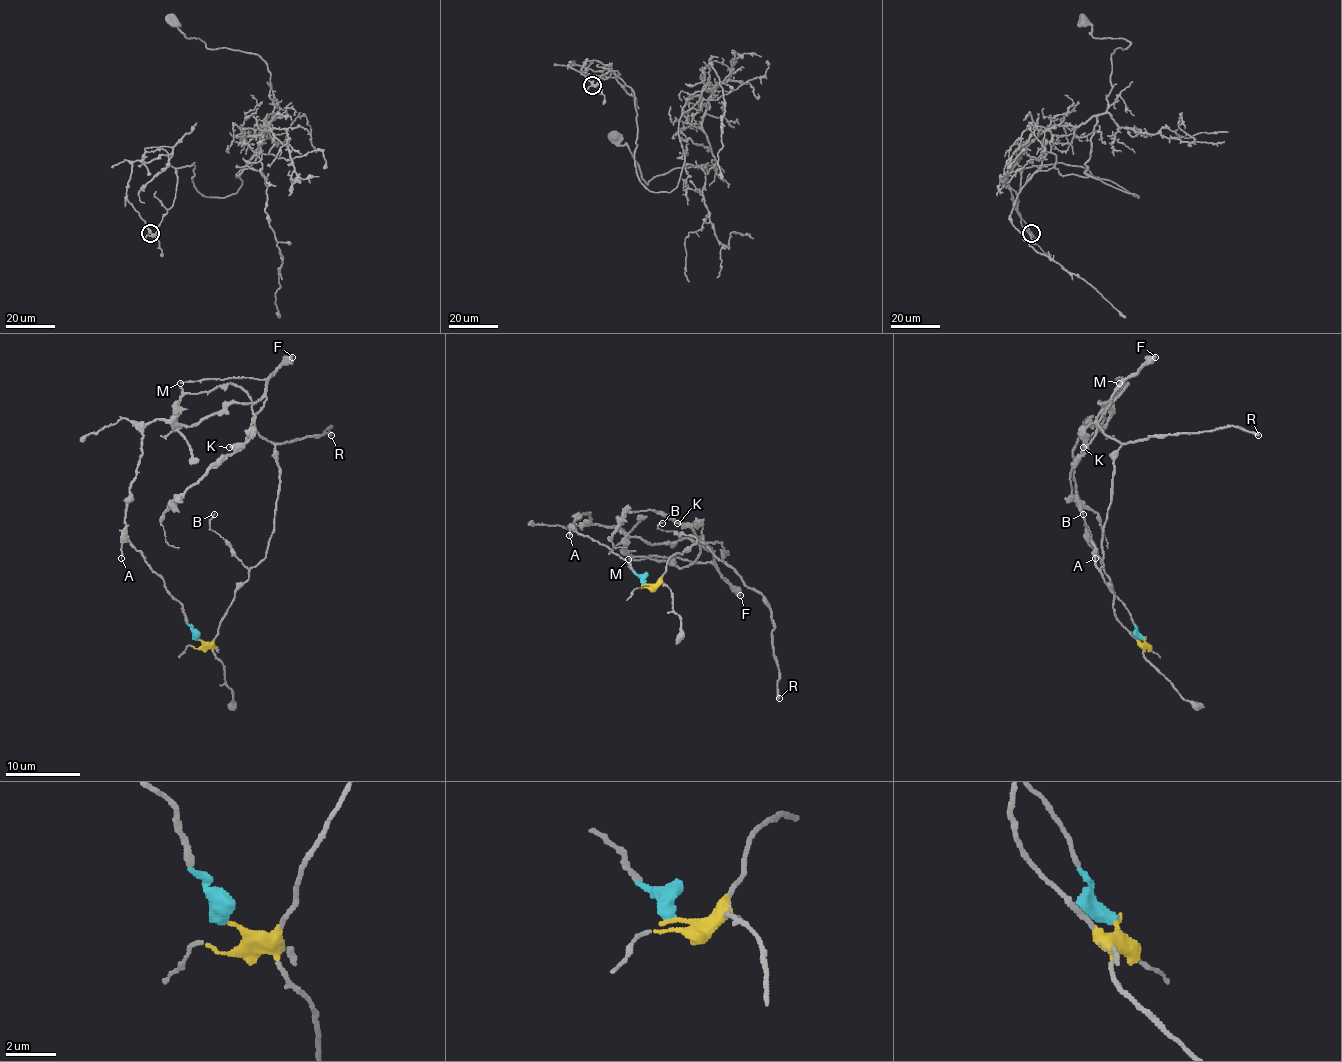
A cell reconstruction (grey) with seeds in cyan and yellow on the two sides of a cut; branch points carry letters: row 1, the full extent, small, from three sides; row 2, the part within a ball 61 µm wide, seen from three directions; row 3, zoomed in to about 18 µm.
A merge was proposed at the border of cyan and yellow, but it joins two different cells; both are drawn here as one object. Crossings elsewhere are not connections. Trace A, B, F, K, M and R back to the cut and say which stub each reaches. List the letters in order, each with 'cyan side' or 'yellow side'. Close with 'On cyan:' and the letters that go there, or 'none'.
A: cyan side
B: yellow side
F: cyan side
K: yellow side
M: cyan side
R: yellow side
On cyan: A, F, M

